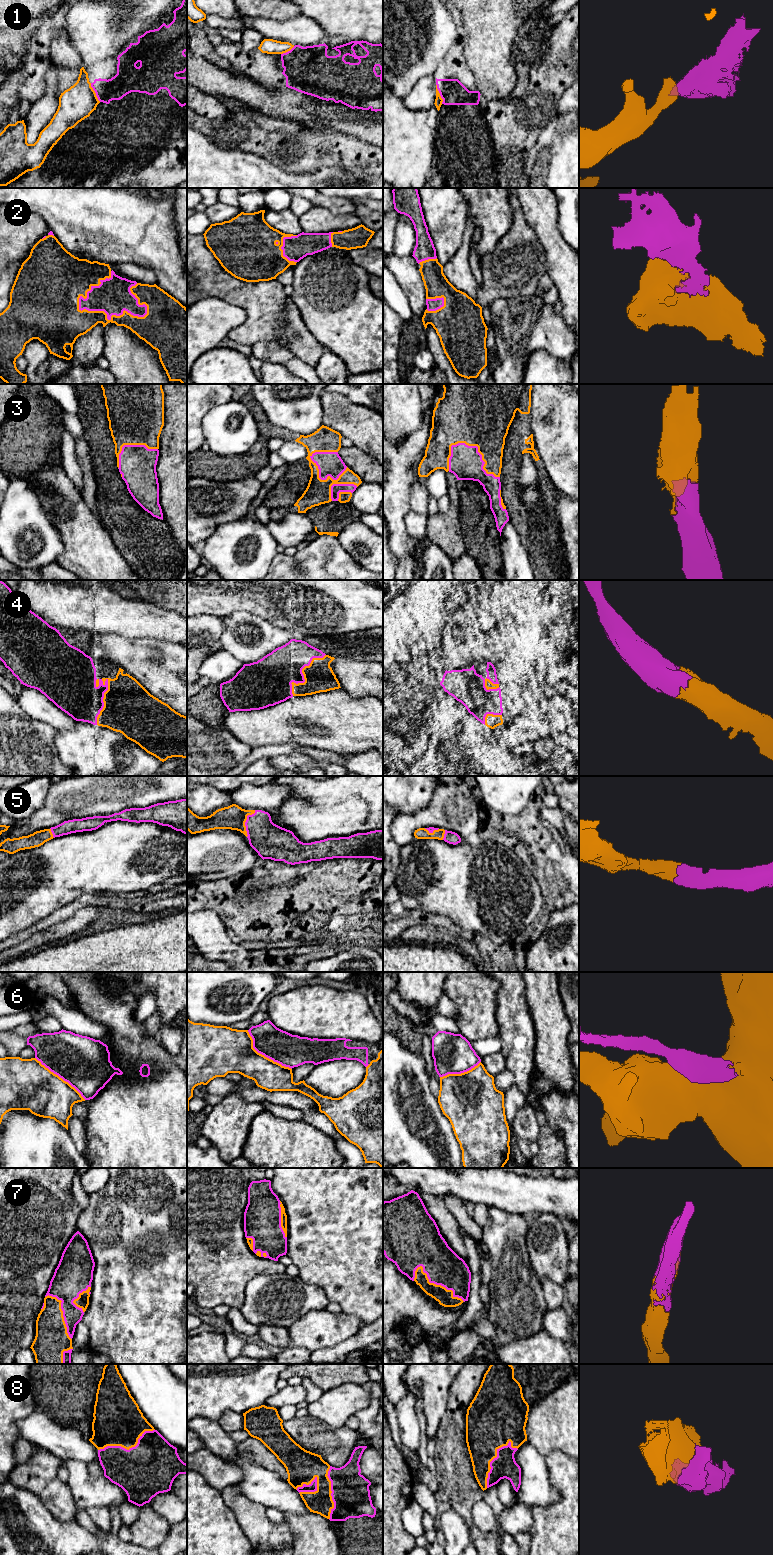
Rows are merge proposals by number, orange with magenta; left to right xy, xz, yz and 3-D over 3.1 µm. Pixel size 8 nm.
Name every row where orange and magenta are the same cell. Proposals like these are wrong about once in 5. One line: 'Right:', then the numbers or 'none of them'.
Right: 2, 3, 4, 5, 6, 7, 8

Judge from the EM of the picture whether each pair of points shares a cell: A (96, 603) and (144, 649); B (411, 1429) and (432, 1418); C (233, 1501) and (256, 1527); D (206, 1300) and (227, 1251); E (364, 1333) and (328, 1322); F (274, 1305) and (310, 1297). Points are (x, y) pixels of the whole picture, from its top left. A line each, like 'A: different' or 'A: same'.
A: different
B: different
C: same
D: same
E: different
F: same

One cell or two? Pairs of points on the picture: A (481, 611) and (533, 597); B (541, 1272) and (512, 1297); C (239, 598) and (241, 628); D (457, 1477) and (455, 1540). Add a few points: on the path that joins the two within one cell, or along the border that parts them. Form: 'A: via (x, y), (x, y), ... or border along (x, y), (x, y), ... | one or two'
A: border along (487, 590), (494, 608), (494, 626), (489, 631) | two
B: border along (528, 1253), (528, 1258), (538, 1278) | two
C: border along (222, 616), (235, 611), (247, 611), (262, 618) | two
D: border along (444, 1505), (453, 1508), (463, 1518), (469, 1531) | two

